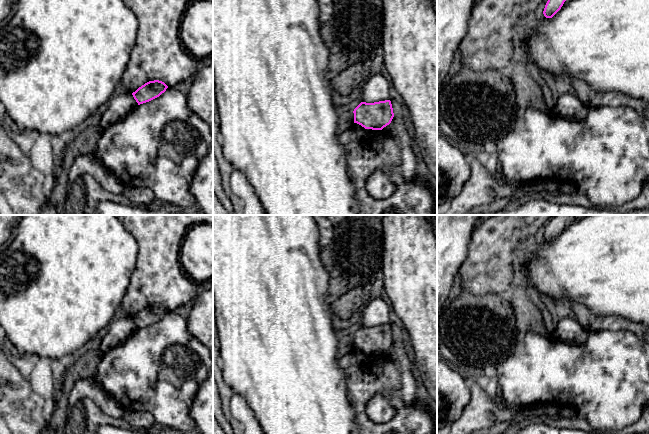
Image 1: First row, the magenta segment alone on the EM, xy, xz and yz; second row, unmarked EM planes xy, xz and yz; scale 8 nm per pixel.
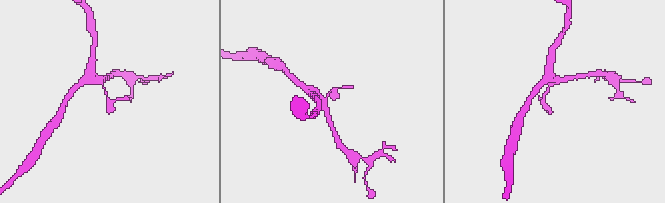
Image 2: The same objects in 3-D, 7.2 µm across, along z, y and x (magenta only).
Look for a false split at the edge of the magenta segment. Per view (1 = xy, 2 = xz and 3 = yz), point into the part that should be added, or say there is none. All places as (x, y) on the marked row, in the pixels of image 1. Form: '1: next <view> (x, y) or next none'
1: next none
2: next none
3: next none

